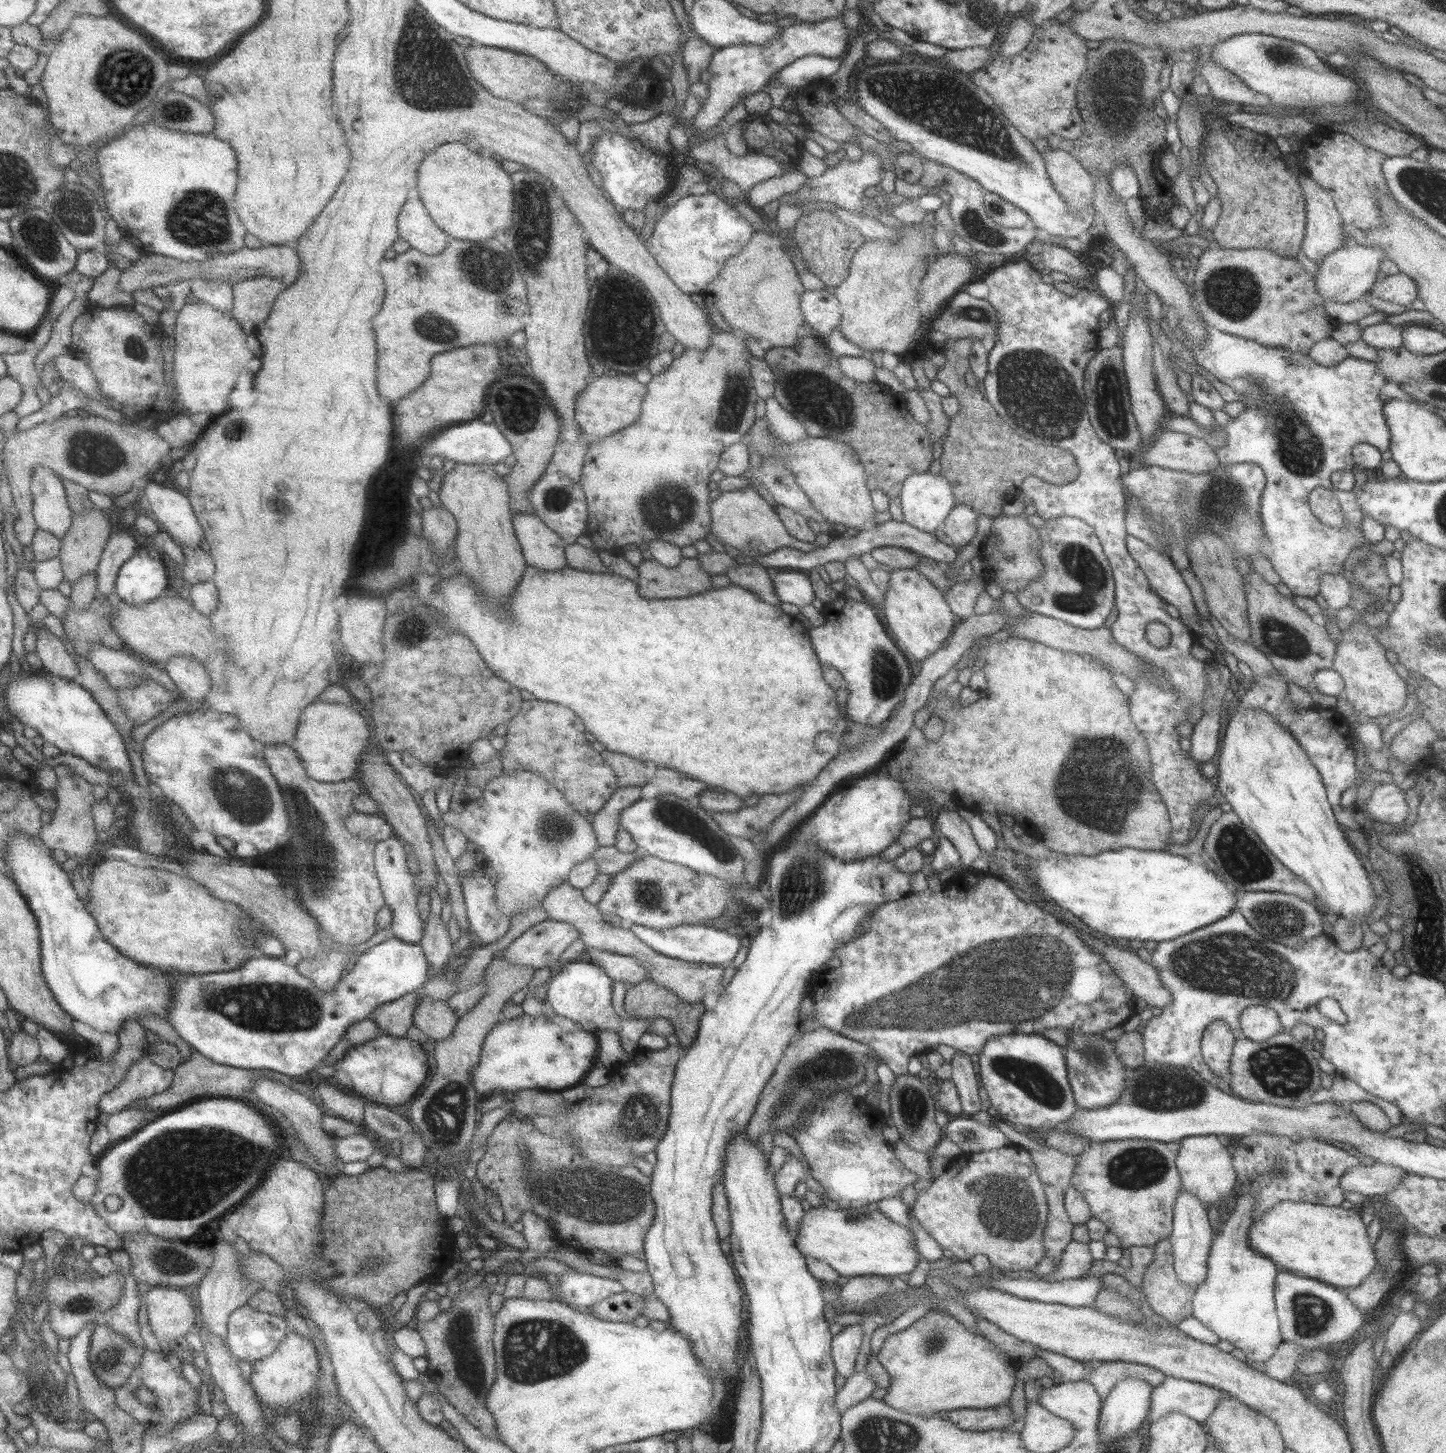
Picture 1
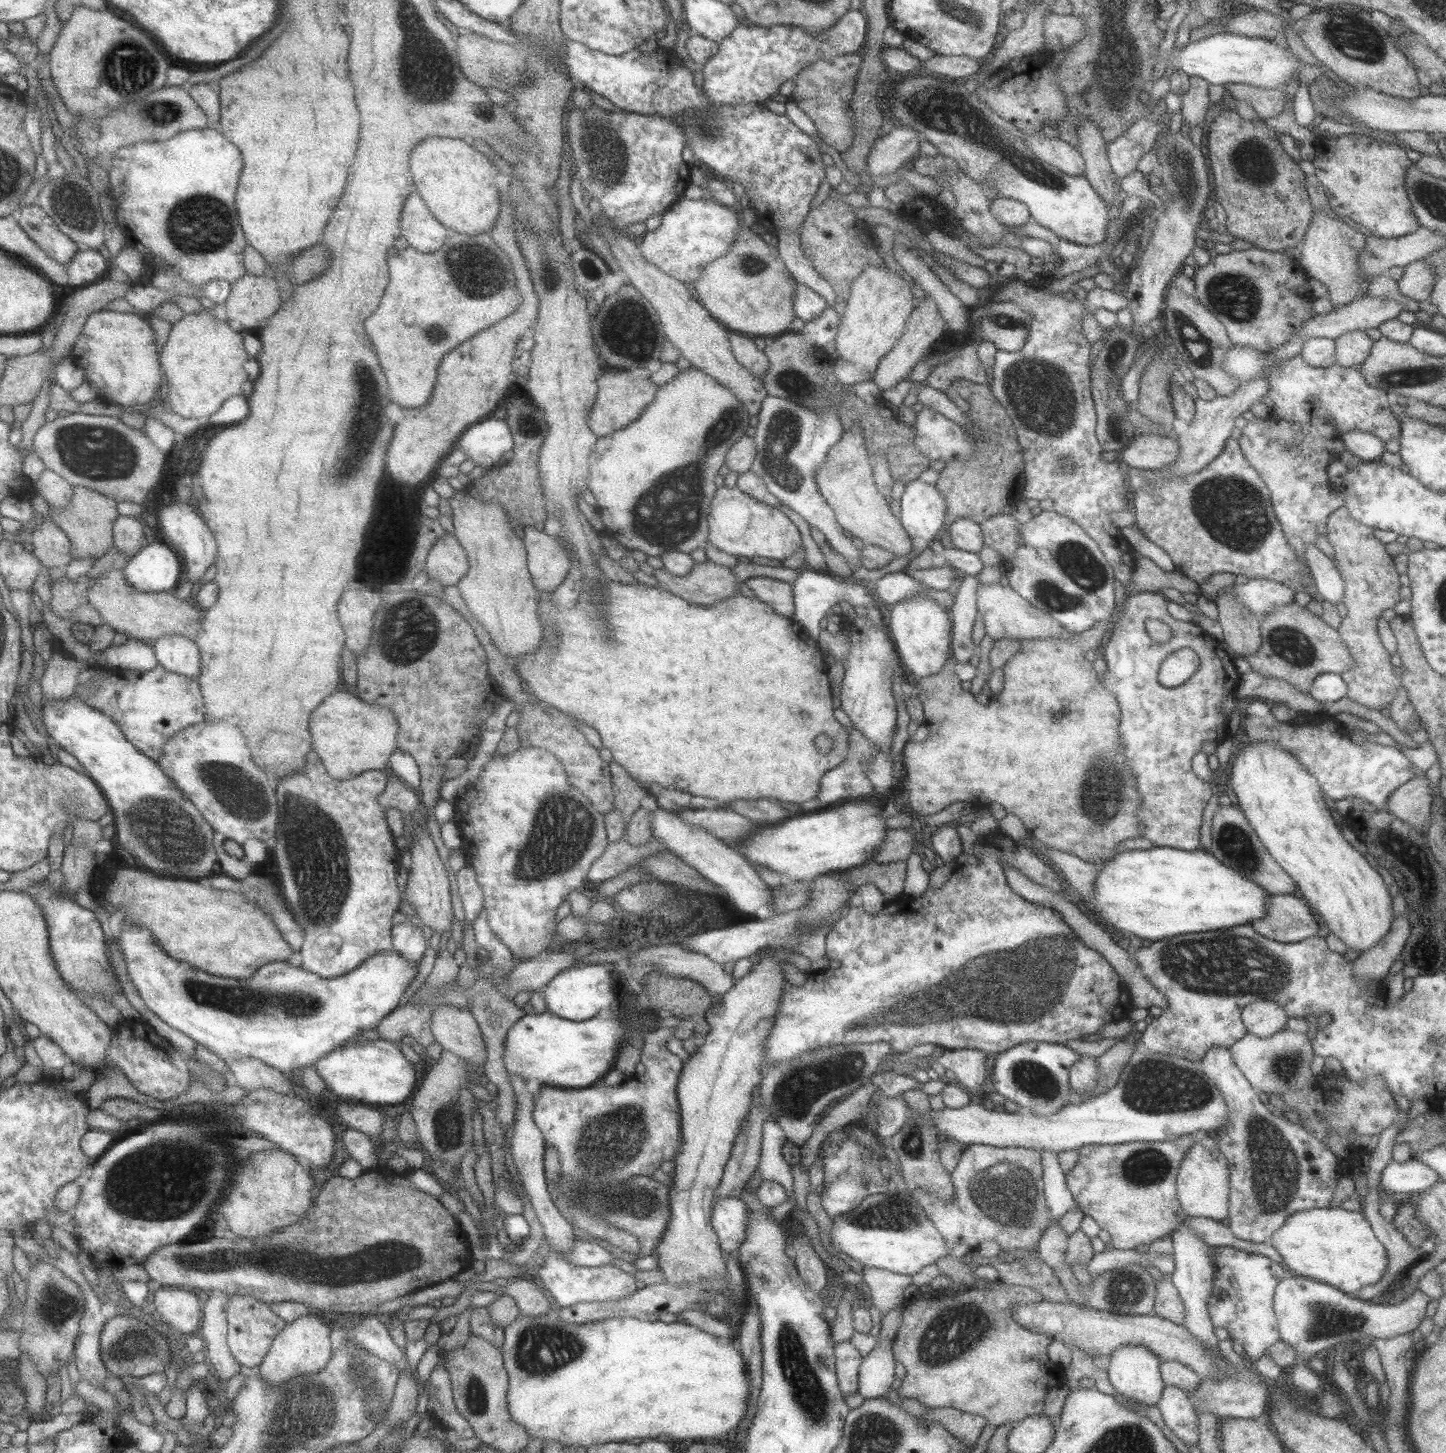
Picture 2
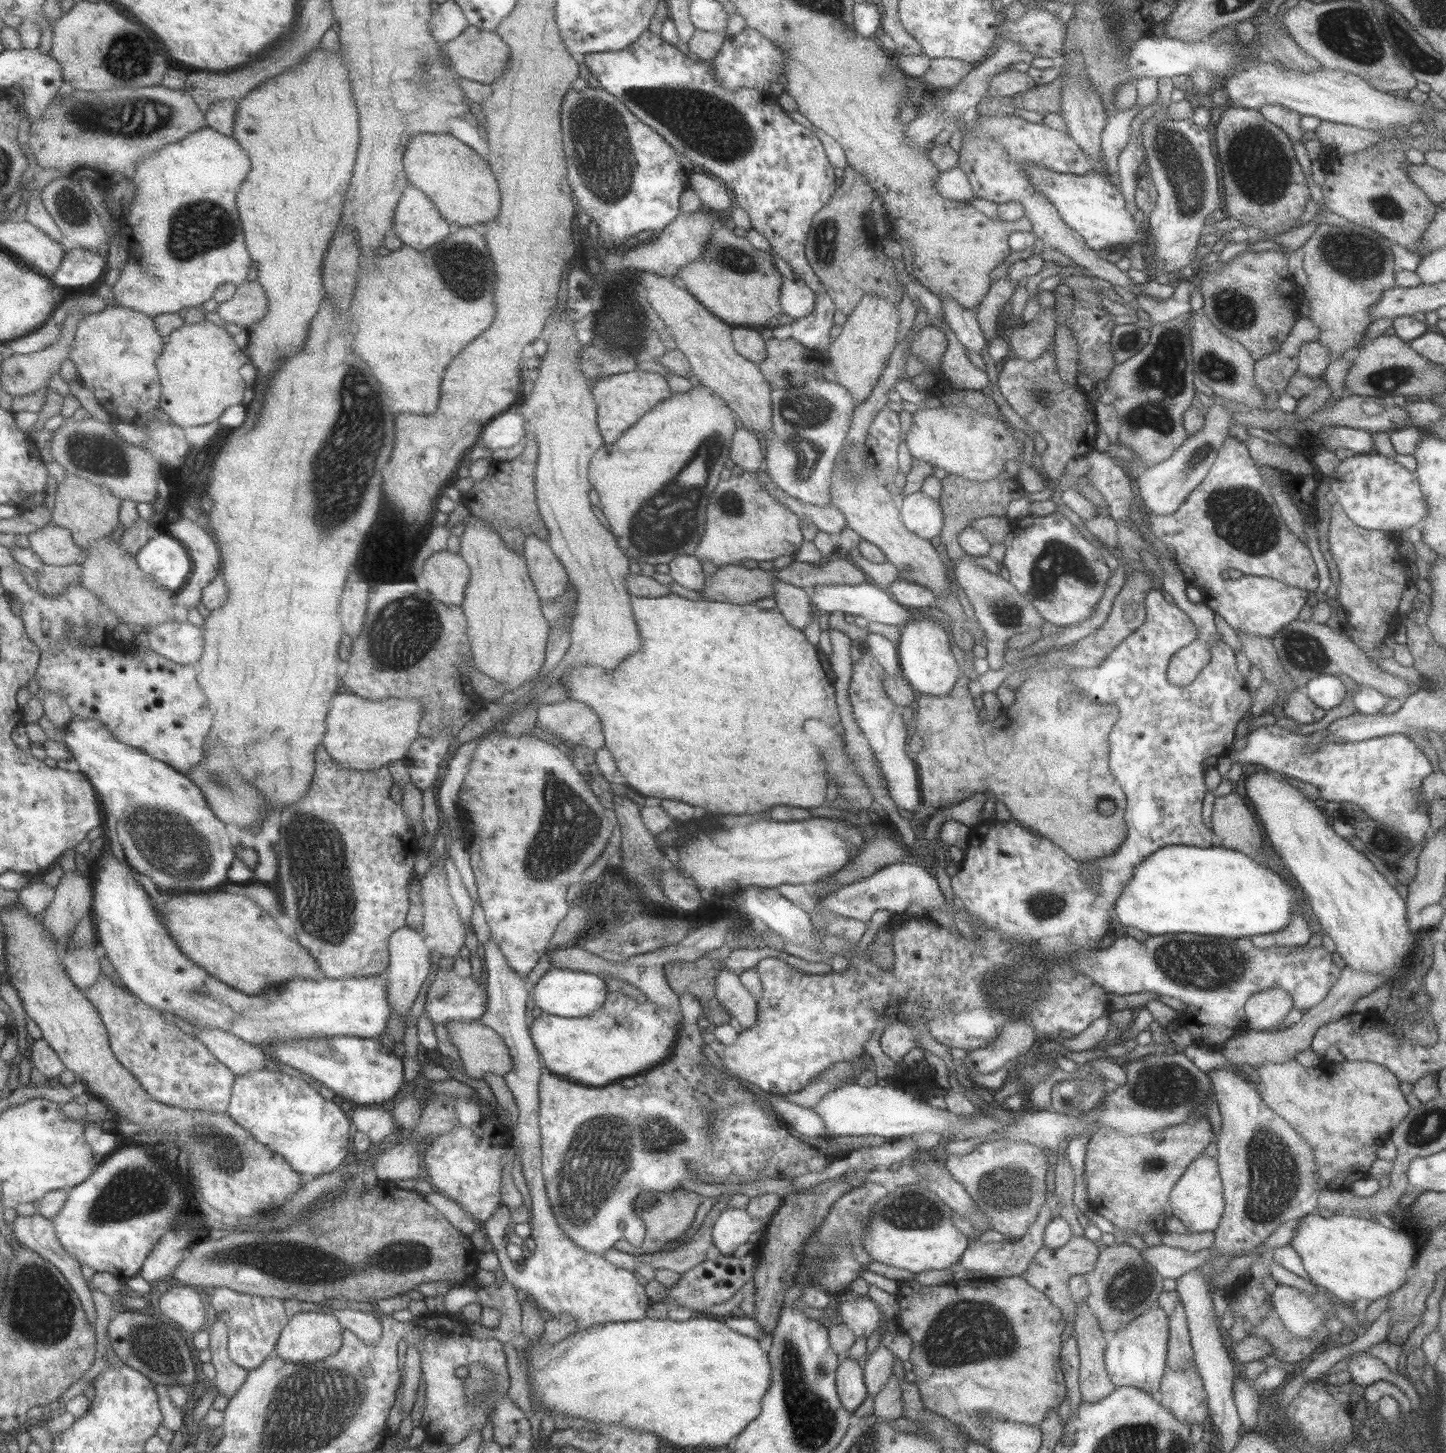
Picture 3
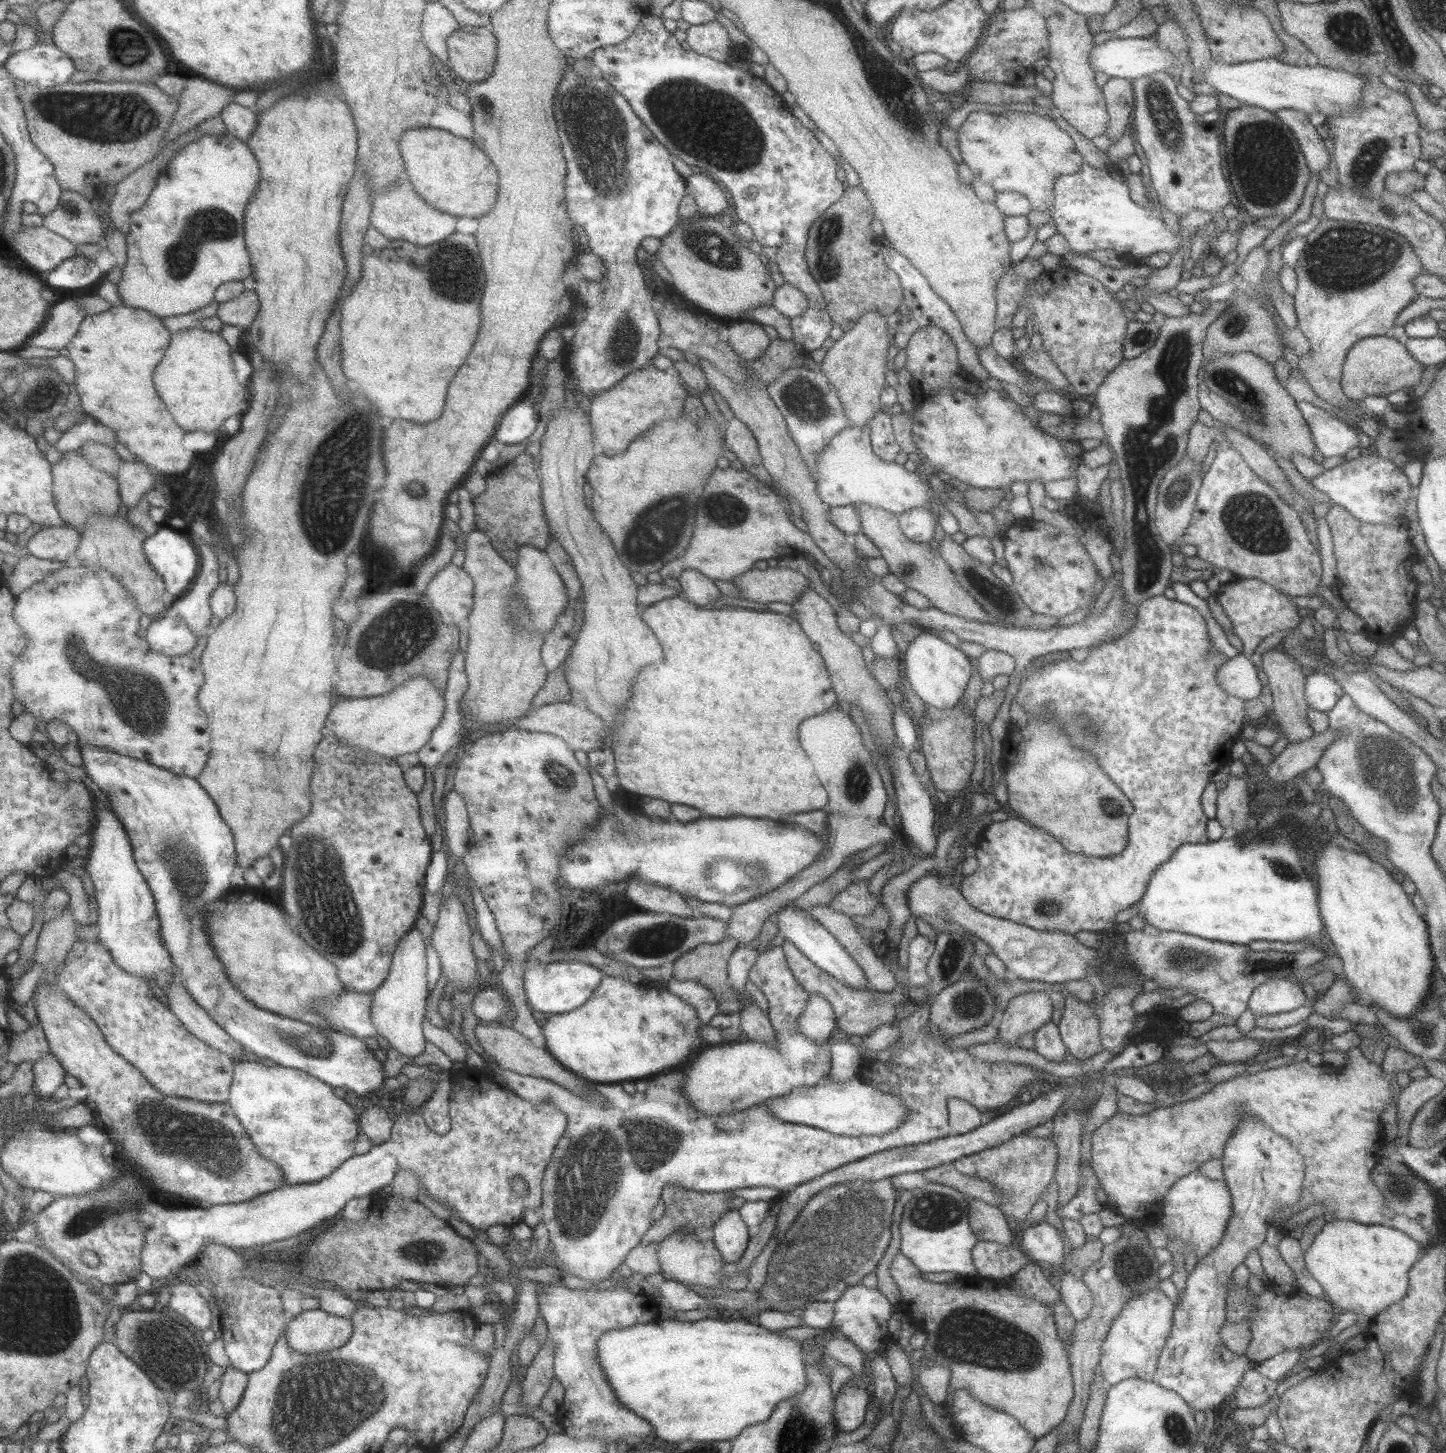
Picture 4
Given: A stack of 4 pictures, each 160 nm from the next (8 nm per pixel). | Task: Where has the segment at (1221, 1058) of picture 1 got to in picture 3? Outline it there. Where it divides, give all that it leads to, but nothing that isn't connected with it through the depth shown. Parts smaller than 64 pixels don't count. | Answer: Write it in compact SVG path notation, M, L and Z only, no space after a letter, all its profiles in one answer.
M1216 1068L1207 1073L1221 1115L1215 1159L1224 1198L1224 1211L1212 1244L1218 1258L1197 1268L1208 1280L1211 1294L1217 1288L1210 1278L1222 1271L1229 1259L1255 1250L1276 1228L1312 1212L1320 1186L1313 1149L1286 1120L1261 1102L1252 1084L1229 1069Z

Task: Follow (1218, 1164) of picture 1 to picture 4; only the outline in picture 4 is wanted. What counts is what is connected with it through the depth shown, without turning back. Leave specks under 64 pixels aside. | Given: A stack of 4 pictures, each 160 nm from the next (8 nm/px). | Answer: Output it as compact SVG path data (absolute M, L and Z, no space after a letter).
M1195 1169L1170 1186L1161 1210L1160 1222L1167 1240L1189 1242L1198 1260L1209 1254L1222 1239L1227 1219L1231 1216L1231 1197L1224 1181L1211 1180Z

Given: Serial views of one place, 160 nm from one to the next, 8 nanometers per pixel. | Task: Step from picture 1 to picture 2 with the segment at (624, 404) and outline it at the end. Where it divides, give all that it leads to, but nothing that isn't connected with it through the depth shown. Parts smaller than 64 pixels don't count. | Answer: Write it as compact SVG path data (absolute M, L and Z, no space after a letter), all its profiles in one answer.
M608 370L597 377L596 383L597 394L587 413L586 423L587 428L597 437L607 436L637 420L643 409L654 399L658 387L647 379L646 375L642 378L632 377L627 370L621 370L621 372Z

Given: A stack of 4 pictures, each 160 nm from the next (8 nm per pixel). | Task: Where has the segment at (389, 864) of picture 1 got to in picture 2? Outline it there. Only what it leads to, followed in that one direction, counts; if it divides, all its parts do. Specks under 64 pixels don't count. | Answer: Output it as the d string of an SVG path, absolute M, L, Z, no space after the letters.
M410 922L394 924L391 927L392 949L407 960L415 962L419 966L419 960L423 956L426 940L421 935L420 925Z

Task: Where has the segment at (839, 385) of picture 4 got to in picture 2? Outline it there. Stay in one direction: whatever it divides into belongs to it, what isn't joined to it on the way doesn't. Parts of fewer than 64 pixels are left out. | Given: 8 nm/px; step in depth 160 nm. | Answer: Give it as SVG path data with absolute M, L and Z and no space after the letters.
M877 264L865 265L847 289L849 296L845 301L835 339L838 358L873 374L878 360L901 338L914 308L911 303L915 298L907 281L899 274L890 272L887 267Z

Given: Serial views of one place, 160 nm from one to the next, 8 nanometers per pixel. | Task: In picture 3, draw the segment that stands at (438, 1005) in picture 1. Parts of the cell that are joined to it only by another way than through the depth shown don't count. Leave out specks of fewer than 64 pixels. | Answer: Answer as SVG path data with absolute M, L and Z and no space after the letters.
M452 1020L442 1024L447 1029L447 1036L453 1047L457 1049L461 1062L462 1071L470 1078L482 1079L483 1074L492 1072L503 1076L510 1069L510 1058L505 1044L499 1035L496 1035L491 1028L487 1028L481 1021Z

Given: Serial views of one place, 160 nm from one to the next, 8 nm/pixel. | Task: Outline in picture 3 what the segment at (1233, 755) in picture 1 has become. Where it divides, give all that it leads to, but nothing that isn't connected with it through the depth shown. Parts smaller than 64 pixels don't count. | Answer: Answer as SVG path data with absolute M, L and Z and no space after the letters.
M1256 769L1245 778L1244 788L1248 804L1253 806L1256 818L1263 825L1271 848L1291 872L1301 892L1307 896L1319 926L1325 931L1325 935L1331 937L1336 952L1343 958L1345 965L1355 972L1371 972L1375 976L1383 976L1385 983L1395 982L1403 974L1406 956L1416 941L1416 933L1408 928L1405 918L1405 901L1395 887L1385 881L1362 852L1355 850L1348 840L1331 829L1332 824L1323 810L1307 799L1299 788L1285 782L1278 774Z

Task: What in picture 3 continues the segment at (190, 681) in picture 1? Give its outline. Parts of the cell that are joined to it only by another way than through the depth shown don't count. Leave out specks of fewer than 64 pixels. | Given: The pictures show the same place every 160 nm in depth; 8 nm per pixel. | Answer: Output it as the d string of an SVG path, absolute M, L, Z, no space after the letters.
M169 622L147 631L151 650L179 664L198 665L202 659L206 637L199 626L186 622Z

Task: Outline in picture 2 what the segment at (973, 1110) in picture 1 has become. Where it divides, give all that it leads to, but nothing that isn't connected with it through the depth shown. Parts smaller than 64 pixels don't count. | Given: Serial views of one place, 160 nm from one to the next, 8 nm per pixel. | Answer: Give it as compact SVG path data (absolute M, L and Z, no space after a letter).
M945 1049L936 1061L956 1076L956 1082L969 1094L979 1094L985 1076L985 1056L972 1049Z

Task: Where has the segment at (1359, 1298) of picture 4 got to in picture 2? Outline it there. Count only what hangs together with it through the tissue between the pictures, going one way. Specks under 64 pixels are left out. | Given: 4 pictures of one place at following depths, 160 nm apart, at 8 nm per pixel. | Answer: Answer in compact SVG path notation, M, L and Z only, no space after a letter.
M1339 1206L1299 1210L1285 1218L1279 1228L1271 1233L1268 1242L1282 1258L1282 1264L1288 1273L1330 1284L1348 1295L1355 1293L1361 1286L1379 1280L1386 1265L1385 1249L1373 1234L1369 1222L1360 1210L1347 1211Z

